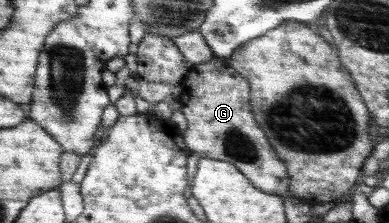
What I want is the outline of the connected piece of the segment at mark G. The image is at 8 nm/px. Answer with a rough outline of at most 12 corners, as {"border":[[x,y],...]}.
{"border":[[213,57],[178,86],[182,137],[266,193],[294,196],[247,79]]}

